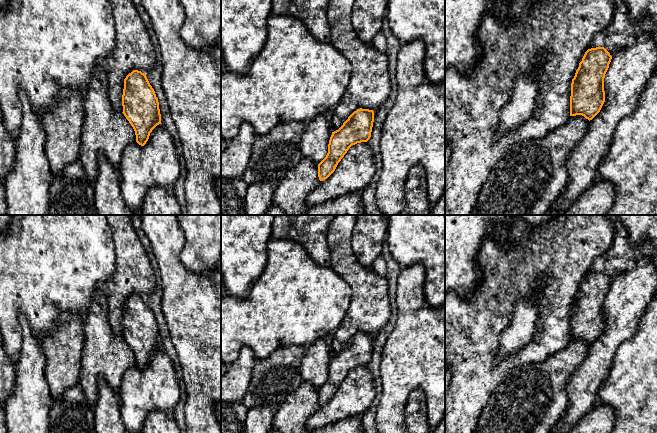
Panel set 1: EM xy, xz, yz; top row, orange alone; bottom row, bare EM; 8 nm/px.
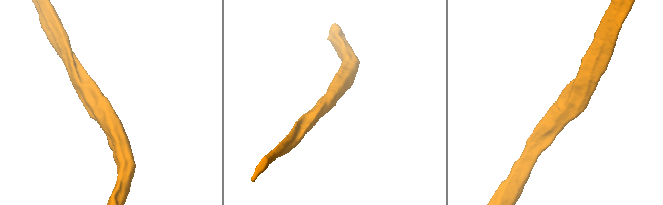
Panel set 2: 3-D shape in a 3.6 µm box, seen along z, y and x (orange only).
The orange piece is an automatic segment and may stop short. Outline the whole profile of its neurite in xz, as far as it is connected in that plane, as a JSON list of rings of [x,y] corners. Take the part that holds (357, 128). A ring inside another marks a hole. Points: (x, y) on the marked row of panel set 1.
[[[360,108],[354,111],[338,130],[332,132],[328,153],[318,164],[320,181],[327,179],[335,171],[352,145],[367,142],[370,139],[373,122],[374,111]]]

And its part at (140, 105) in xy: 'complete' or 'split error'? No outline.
complete

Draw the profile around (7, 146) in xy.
[[[0,107],[0,183],[4,183],[14,167],[15,152],[15,141],[11,139],[4,126]]]

